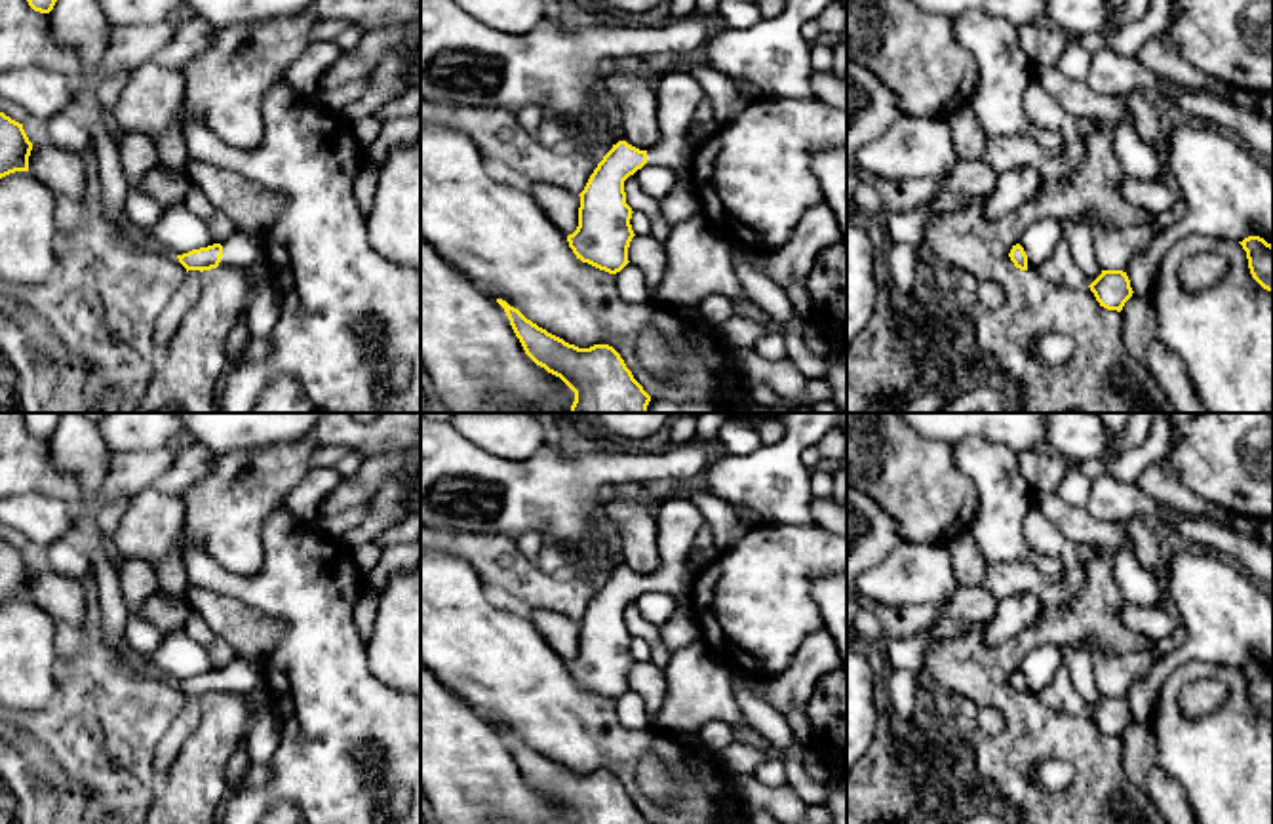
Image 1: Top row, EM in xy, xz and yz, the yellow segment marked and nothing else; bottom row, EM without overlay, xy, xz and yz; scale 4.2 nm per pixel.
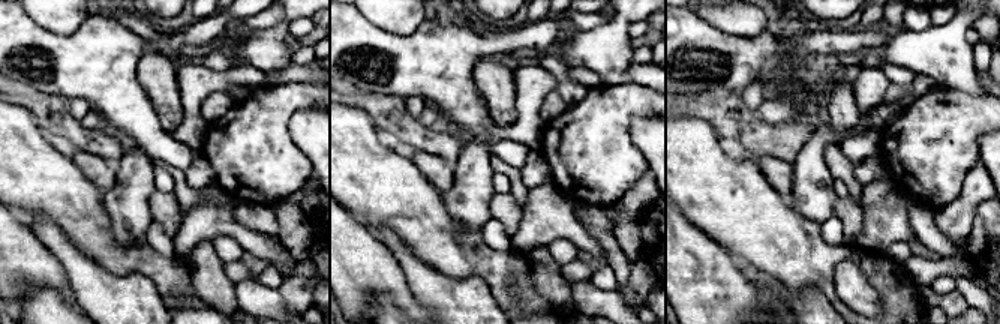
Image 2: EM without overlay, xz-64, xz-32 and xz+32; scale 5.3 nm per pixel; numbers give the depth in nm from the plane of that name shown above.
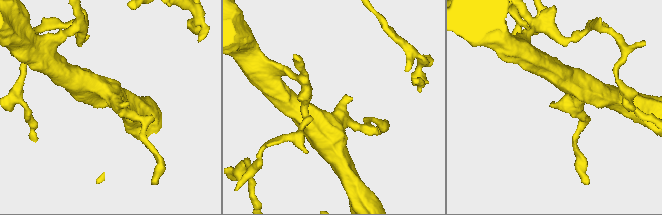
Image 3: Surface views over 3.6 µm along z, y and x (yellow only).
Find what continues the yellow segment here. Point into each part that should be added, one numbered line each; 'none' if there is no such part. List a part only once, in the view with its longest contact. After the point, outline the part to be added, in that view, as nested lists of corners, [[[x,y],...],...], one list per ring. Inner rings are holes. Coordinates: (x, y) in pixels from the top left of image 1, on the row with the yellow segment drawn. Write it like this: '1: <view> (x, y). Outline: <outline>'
1: xy (242, 250). Outline: [[[234,230],[223,245],[223,257],[217,268],[236,270],[261,261],[266,261],[263,236]]]

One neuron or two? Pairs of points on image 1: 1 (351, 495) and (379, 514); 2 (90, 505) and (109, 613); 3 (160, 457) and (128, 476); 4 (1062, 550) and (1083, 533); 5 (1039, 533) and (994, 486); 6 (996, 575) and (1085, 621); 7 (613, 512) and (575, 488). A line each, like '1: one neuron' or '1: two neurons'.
1: two neurons
2: one neuron
3: one neuron
4: two neurons
5: two neurons
6: two neurons
7: two neurons

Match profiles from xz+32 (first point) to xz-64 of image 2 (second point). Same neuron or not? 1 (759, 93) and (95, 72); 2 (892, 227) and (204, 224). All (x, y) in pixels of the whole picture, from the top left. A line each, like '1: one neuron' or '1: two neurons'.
1: two neurons
2: one neuron

